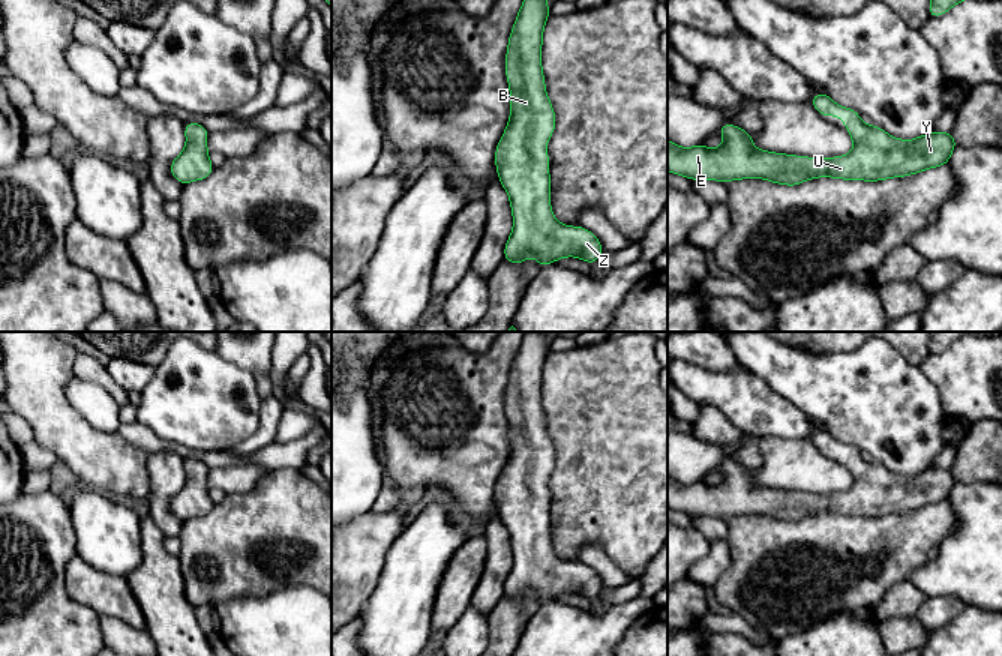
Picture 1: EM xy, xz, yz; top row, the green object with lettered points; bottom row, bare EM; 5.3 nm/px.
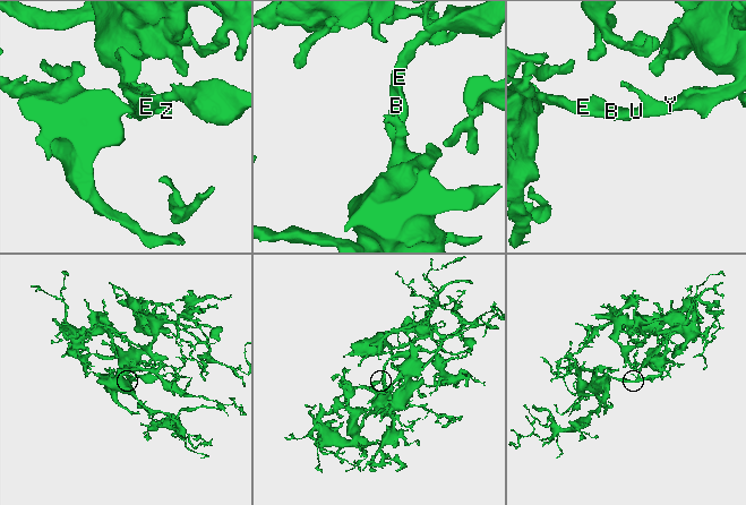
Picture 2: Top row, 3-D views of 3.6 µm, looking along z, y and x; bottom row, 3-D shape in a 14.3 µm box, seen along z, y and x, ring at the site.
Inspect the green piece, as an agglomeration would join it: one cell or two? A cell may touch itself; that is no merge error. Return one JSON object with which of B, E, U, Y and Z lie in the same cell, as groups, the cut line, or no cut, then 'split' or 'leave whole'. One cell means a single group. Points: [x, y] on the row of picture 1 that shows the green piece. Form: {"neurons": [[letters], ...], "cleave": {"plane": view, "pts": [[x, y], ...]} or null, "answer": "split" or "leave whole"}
{"neurons": [["B", "E", "U", "Y", "Z"]], "cleave": null, "answer": "leave whole"}

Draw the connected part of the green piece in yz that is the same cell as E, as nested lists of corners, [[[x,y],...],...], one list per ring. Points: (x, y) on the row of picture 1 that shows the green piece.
[[[816,93],[808,104],[813,104],[819,116],[838,116],[846,123],[846,131],[854,140],[854,150],[846,156],[816,159],[754,149],[750,132],[724,123],[717,132],[724,138],[718,149],[706,149],[702,143],[682,149],[668,140],[668,170],[690,180],[730,182],[740,179],[765,179],[777,185],[795,186],[816,177],[834,177],[844,180],[878,182],[891,177],[904,177],[928,168],[946,165],[956,146],[951,132],[928,132],[915,140],[898,140],[882,128],[862,123],[861,116],[850,108],[837,105],[826,93]]]

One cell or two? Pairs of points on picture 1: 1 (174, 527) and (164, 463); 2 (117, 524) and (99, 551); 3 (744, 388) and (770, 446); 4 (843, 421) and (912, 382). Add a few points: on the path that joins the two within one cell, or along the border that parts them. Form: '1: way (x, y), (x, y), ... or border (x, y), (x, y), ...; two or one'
1: way (162, 511), (164, 479); one
2: way (114, 530), (105, 545); one
3: border (761, 437), (780, 436), (801, 440); two
4: way (860, 404), (863, 401), (893, 401), (896, 398); one

